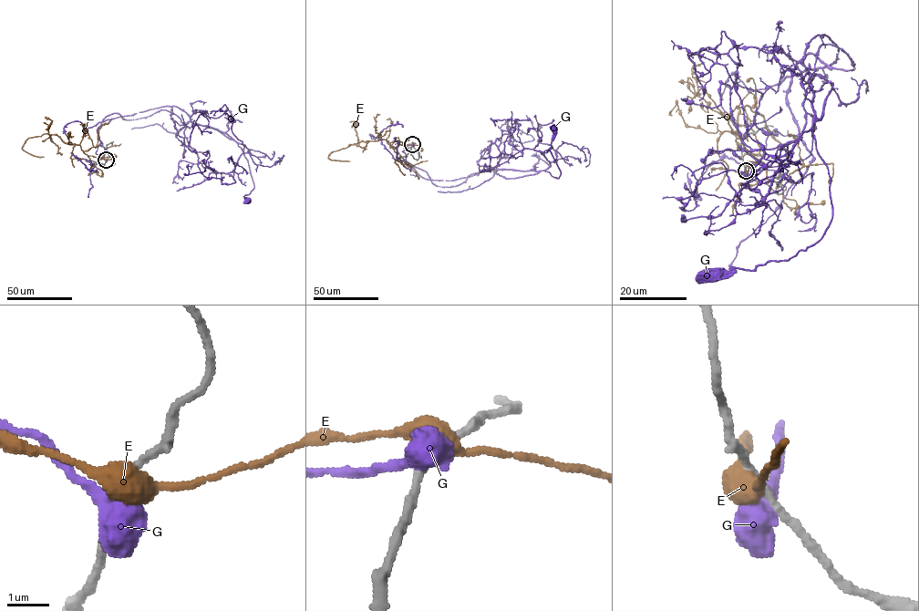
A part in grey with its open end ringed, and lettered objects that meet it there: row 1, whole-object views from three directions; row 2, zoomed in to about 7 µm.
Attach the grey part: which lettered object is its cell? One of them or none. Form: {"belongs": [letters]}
{"belongs": ["E"]}

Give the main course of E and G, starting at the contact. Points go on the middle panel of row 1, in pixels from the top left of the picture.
E: (413, 144), (399, 144), (394, 149), (385, 139), (361, 141), (333, 151), (328, 157), (350, 161)
G: (412, 145), (404, 160), (438, 186), (489, 170), (558, 178), (554, 129)

